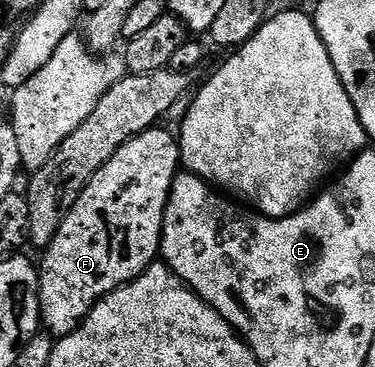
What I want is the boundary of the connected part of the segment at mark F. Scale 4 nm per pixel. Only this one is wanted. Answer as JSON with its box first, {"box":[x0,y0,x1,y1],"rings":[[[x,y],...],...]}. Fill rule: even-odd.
{"box":[38,127,181,339],"rings":[[[153,127],[146,130],[145,133],[139,133],[134,139],[130,139],[118,150],[115,155],[107,161],[101,169],[96,172],[94,179],[90,179],[90,183],[80,192],[78,203],[74,203],[74,207],[70,211],[70,215],[66,215],[66,219],[62,223],[62,227],[58,227],[58,235],[54,235],[54,239],[49,243],[47,249],[43,250],[41,261],[38,261],[38,272],[40,275],[40,320],[43,328],[51,333],[53,338],[59,339],[73,333],[77,327],[82,324],[88,317],[93,307],[98,301],[108,293],[120,289],[127,283],[133,281],[138,275],[142,275],[148,270],[149,265],[157,260],[160,253],[160,236],[162,235],[162,227],[164,226],[164,216],[166,215],[166,203],[172,194],[172,184],[176,178],[176,174],[181,172],[180,164],[180,142],[177,134],[172,133],[168,129],[160,129],[164,127]]]}

